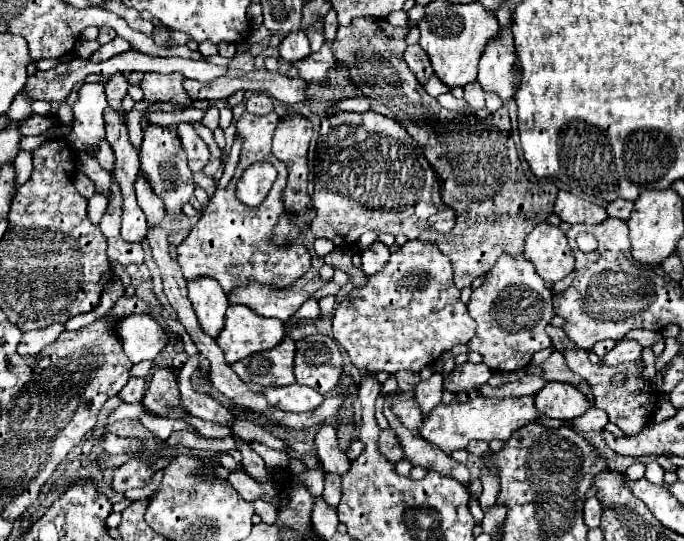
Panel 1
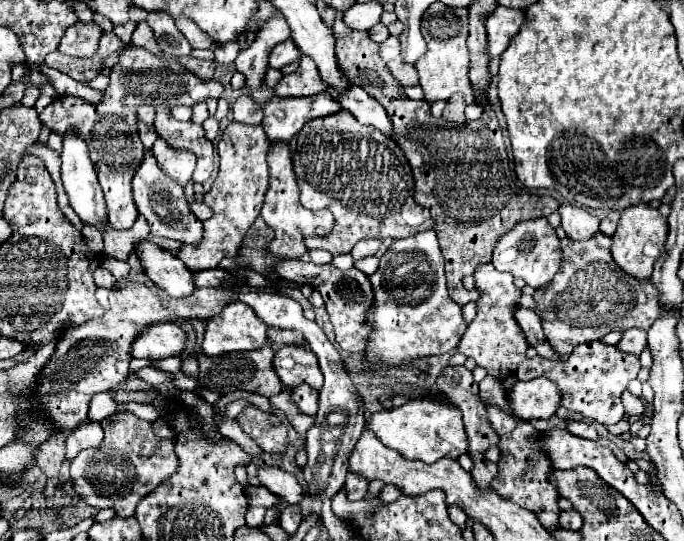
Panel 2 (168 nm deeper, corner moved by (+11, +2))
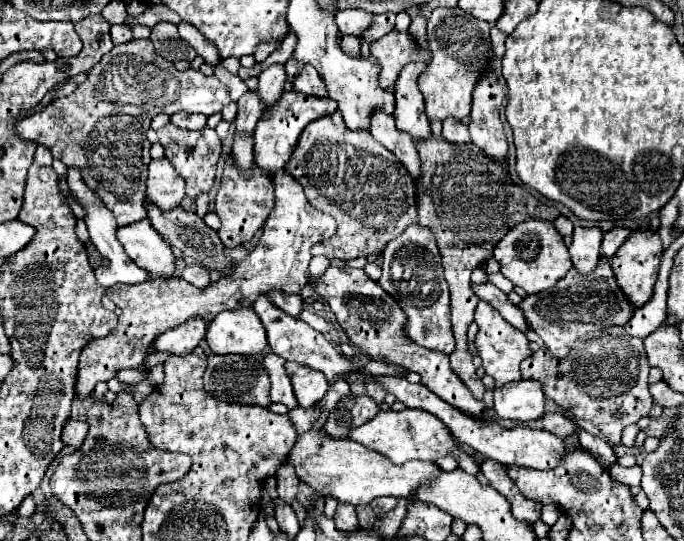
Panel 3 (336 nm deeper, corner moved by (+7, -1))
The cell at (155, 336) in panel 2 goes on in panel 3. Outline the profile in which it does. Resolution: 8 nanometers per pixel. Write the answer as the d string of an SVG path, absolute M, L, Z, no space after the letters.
M201 316L189 318L181 326L173 328L173 330L165 330L165 334L161 334L157 338L155 348L159 352L185 356L195 346L199 346L199 342L205 338L205 328L207 328L207 322Z

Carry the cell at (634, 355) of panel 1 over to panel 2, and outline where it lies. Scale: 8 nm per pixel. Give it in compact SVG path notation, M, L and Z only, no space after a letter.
M629 329L629 331L623 333L623 339L615 347L621 353L639 355L645 345L647 345L647 331L643 331L643 329Z

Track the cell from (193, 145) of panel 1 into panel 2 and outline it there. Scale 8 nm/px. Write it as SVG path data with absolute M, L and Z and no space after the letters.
M157 137L155 145L153 145L153 155L155 155L159 167L169 177L179 181L183 187L189 183L189 179L193 175L193 167L197 163L197 157L191 151L177 151L177 149L169 147L169 143L165 143L165 139Z

